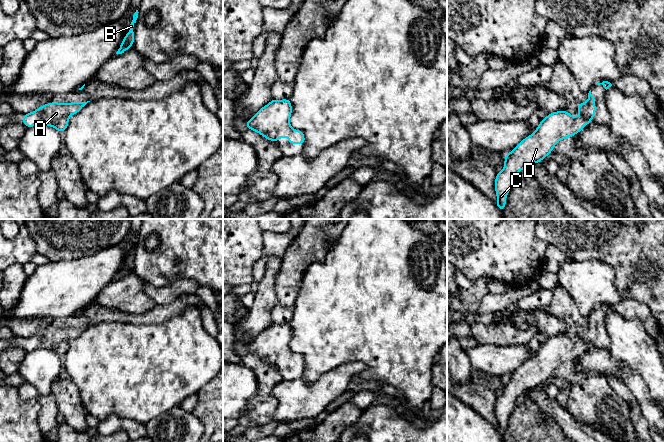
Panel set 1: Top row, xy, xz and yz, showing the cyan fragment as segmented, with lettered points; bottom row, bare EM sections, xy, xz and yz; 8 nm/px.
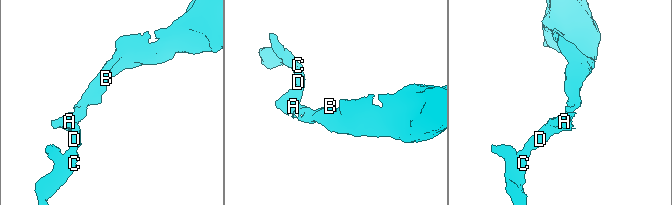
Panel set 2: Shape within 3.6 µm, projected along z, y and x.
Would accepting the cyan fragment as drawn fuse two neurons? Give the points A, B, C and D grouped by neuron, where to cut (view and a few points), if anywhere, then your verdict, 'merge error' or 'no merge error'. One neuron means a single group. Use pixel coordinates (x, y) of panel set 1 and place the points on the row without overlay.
A B C D | no cut | no merge error

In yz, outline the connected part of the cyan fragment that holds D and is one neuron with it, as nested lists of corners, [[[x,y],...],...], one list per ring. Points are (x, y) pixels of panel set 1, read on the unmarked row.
[[[588,317],[586,327],[576,327],[579,335],[577,342],[566,334],[549,337],[536,352],[536,355],[524,362],[513,375],[506,378],[504,392],[497,396],[495,403],[496,430],[504,436],[506,421],[516,406],[516,399],[529,389],[539,387],[552,375],[562,363],[573,361],[579,357],[595,341],[595,320]]]

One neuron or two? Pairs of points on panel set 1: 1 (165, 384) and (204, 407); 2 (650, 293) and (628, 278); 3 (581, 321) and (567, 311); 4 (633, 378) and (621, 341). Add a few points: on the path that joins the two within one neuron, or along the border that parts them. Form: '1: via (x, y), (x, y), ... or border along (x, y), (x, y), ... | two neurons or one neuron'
1: border along (212, 379), (196, 394) | two neurons
2: via (645, 288), (633, 278) | one neuron
3: via (578, 320), (570, 313) | one neuron
4: border along (611, 355), (634, 370), (646, 386) | two neurons

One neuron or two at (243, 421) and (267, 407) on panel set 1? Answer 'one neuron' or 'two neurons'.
one neuron

